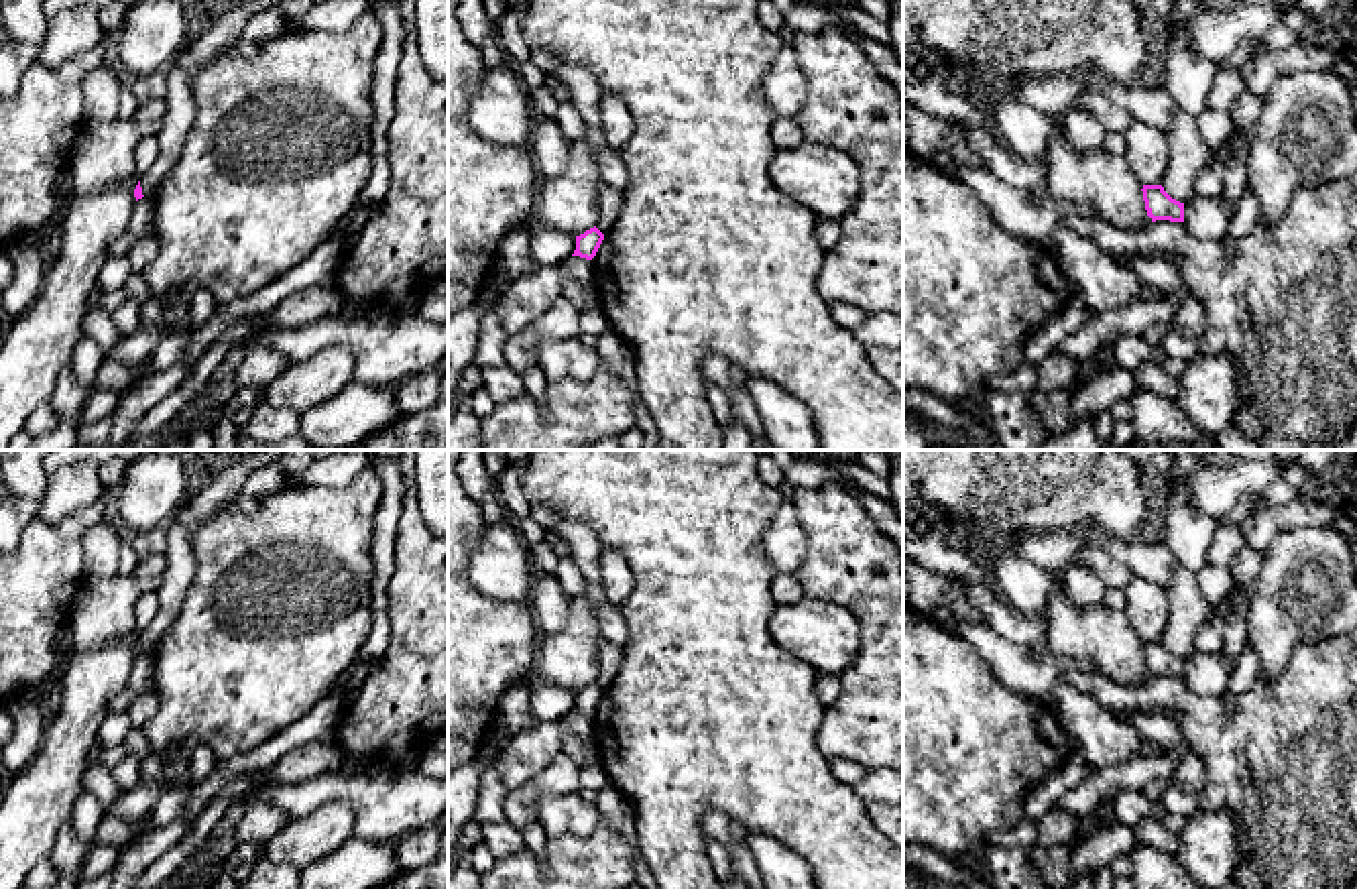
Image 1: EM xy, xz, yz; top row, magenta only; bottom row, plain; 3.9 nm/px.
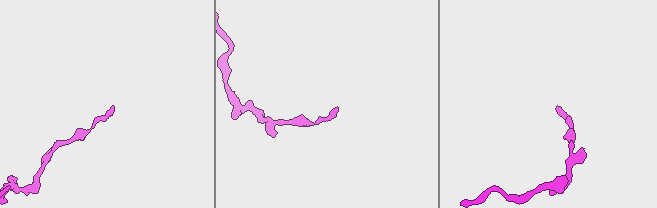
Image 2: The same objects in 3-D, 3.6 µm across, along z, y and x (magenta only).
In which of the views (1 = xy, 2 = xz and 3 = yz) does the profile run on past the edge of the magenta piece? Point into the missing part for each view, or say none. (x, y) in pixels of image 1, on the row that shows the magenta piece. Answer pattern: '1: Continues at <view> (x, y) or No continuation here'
1: No continuation here
2: No continuation here
3: No continuation here

